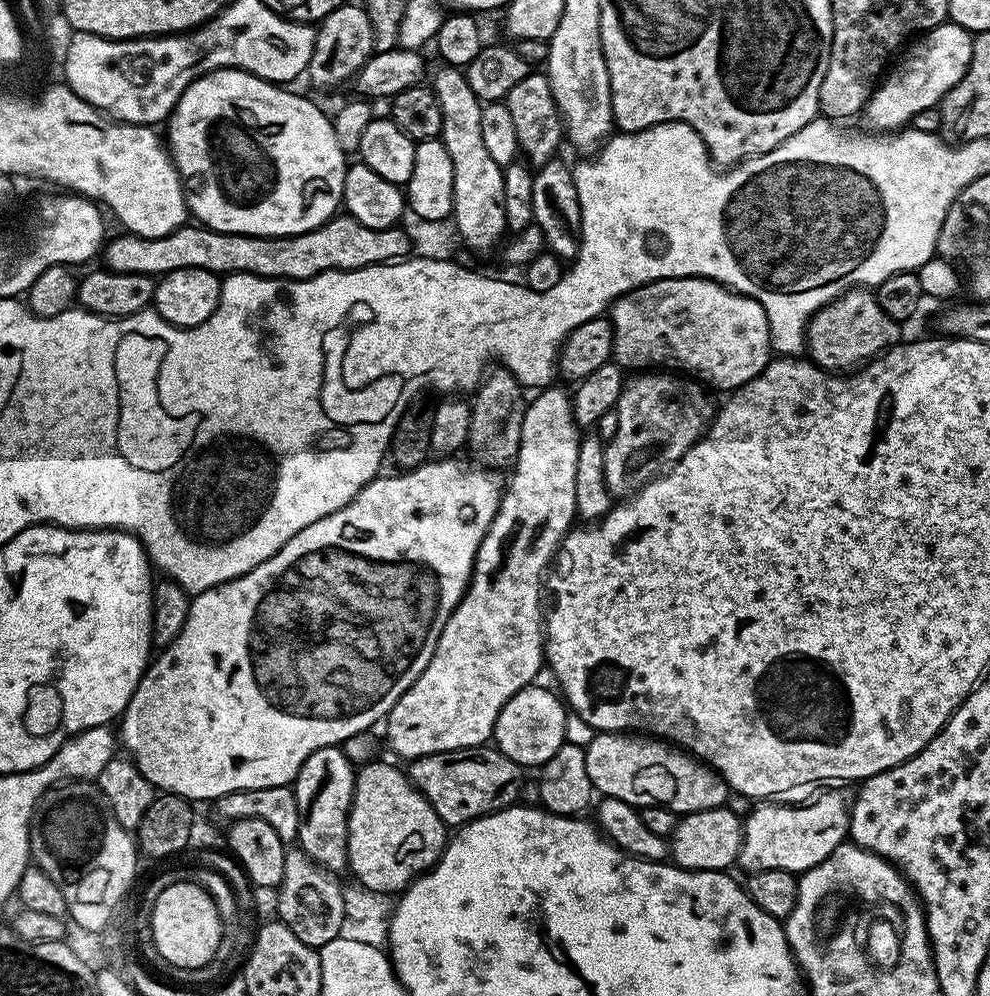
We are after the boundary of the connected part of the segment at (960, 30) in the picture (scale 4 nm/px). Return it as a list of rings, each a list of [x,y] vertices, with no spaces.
[[[945,22],[909,43],[903,55],[881,79],[876,91],[868,99],[868,105],[864,107],[862,120],[872,127],[869,129],[888,134],[893,130],[903,129],[912,121],[914,114],[918,114],[918,110],[937,107],[946,93],[966,74],[970,66],[972,37],[973,33],[967,32],[962,26]]]

